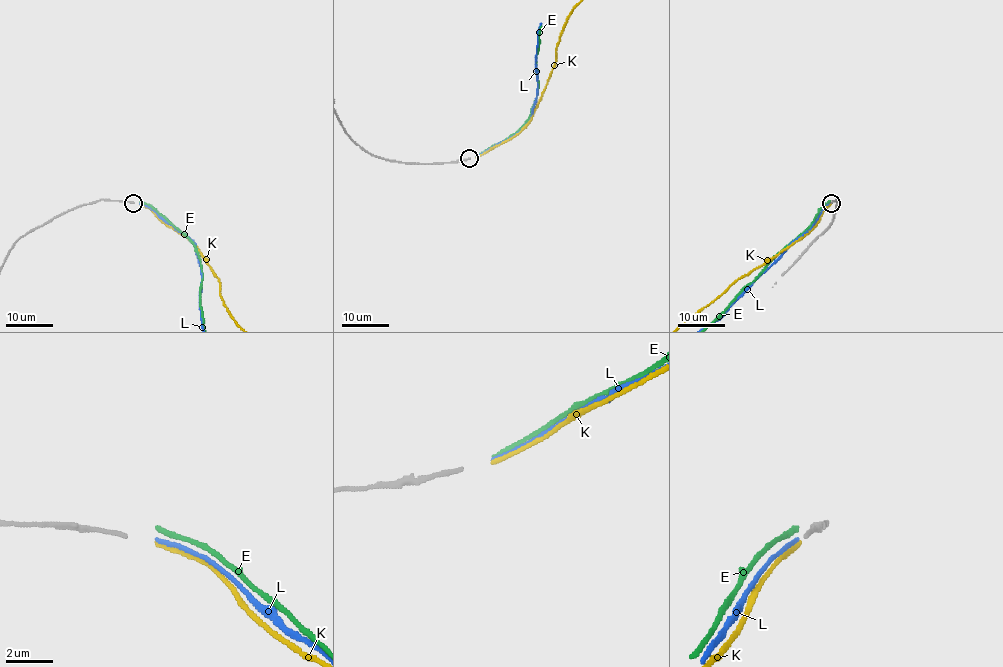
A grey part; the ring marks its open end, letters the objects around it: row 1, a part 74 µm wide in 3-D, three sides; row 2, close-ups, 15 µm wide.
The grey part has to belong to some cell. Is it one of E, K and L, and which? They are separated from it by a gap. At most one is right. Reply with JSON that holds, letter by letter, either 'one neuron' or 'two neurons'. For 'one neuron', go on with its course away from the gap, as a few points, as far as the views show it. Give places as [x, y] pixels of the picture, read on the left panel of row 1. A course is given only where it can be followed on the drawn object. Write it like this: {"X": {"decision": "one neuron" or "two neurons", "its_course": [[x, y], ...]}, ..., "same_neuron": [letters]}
{"E": {"decision": "two neurons"}, "K": {"decision": "one neuron"}, "L": {"decision": "two neurons"}, "same_neuron": ["K"]}

